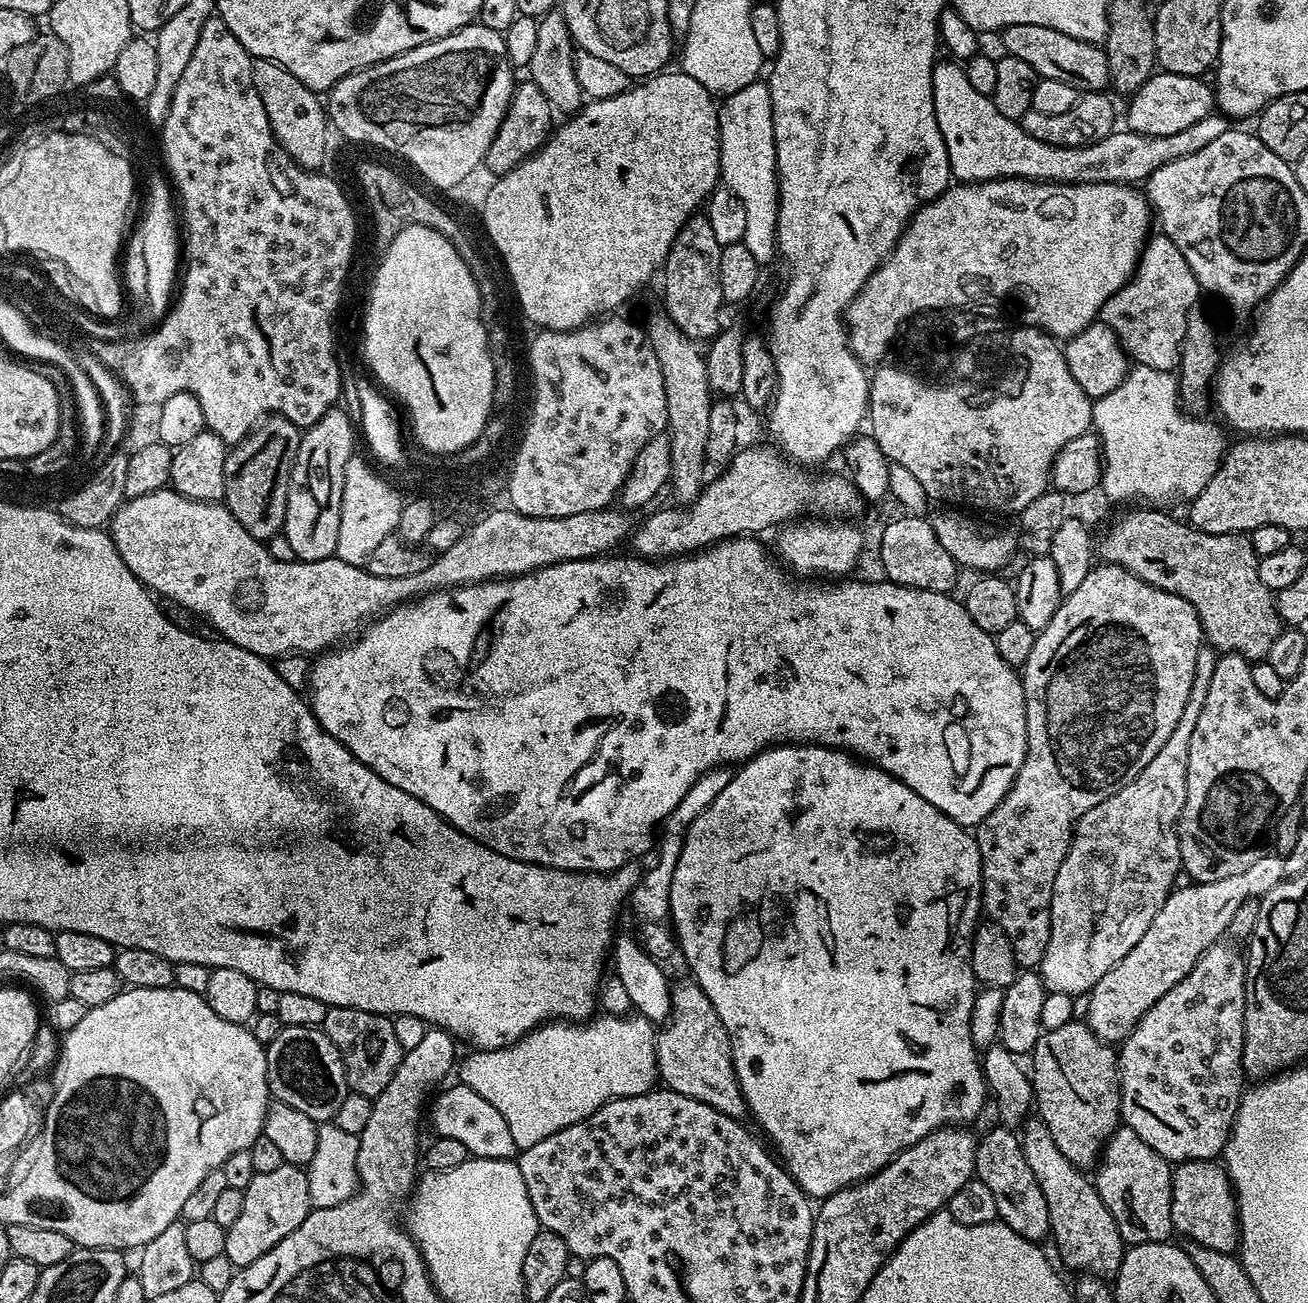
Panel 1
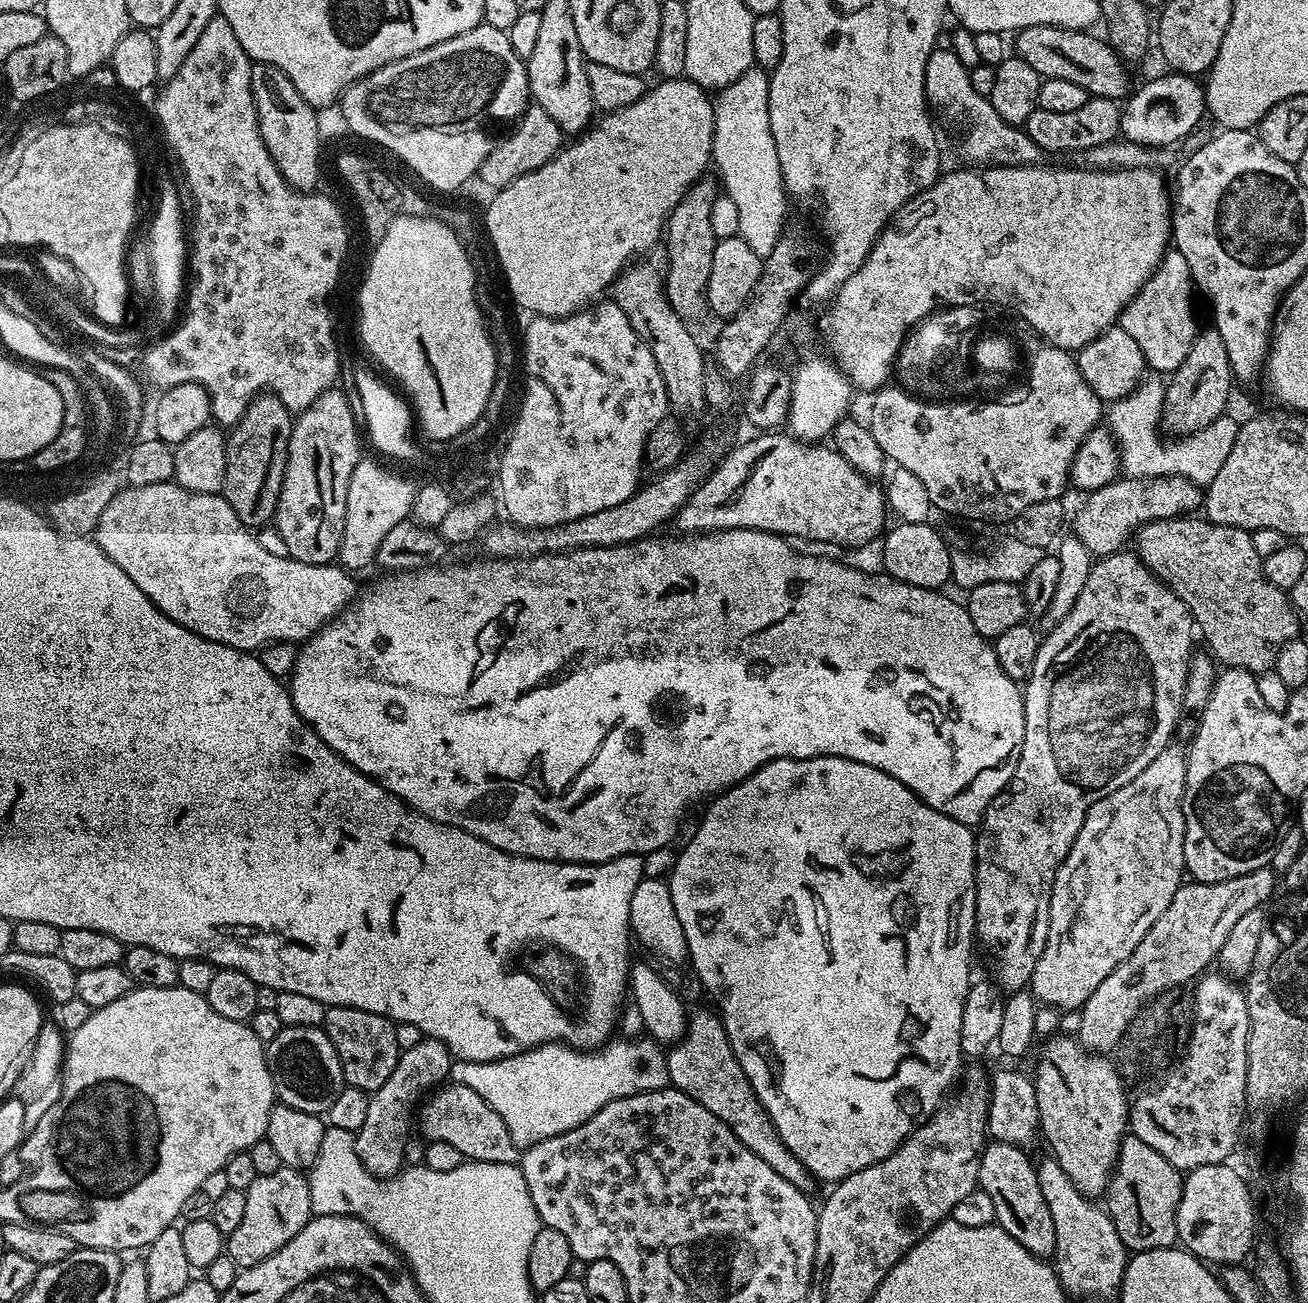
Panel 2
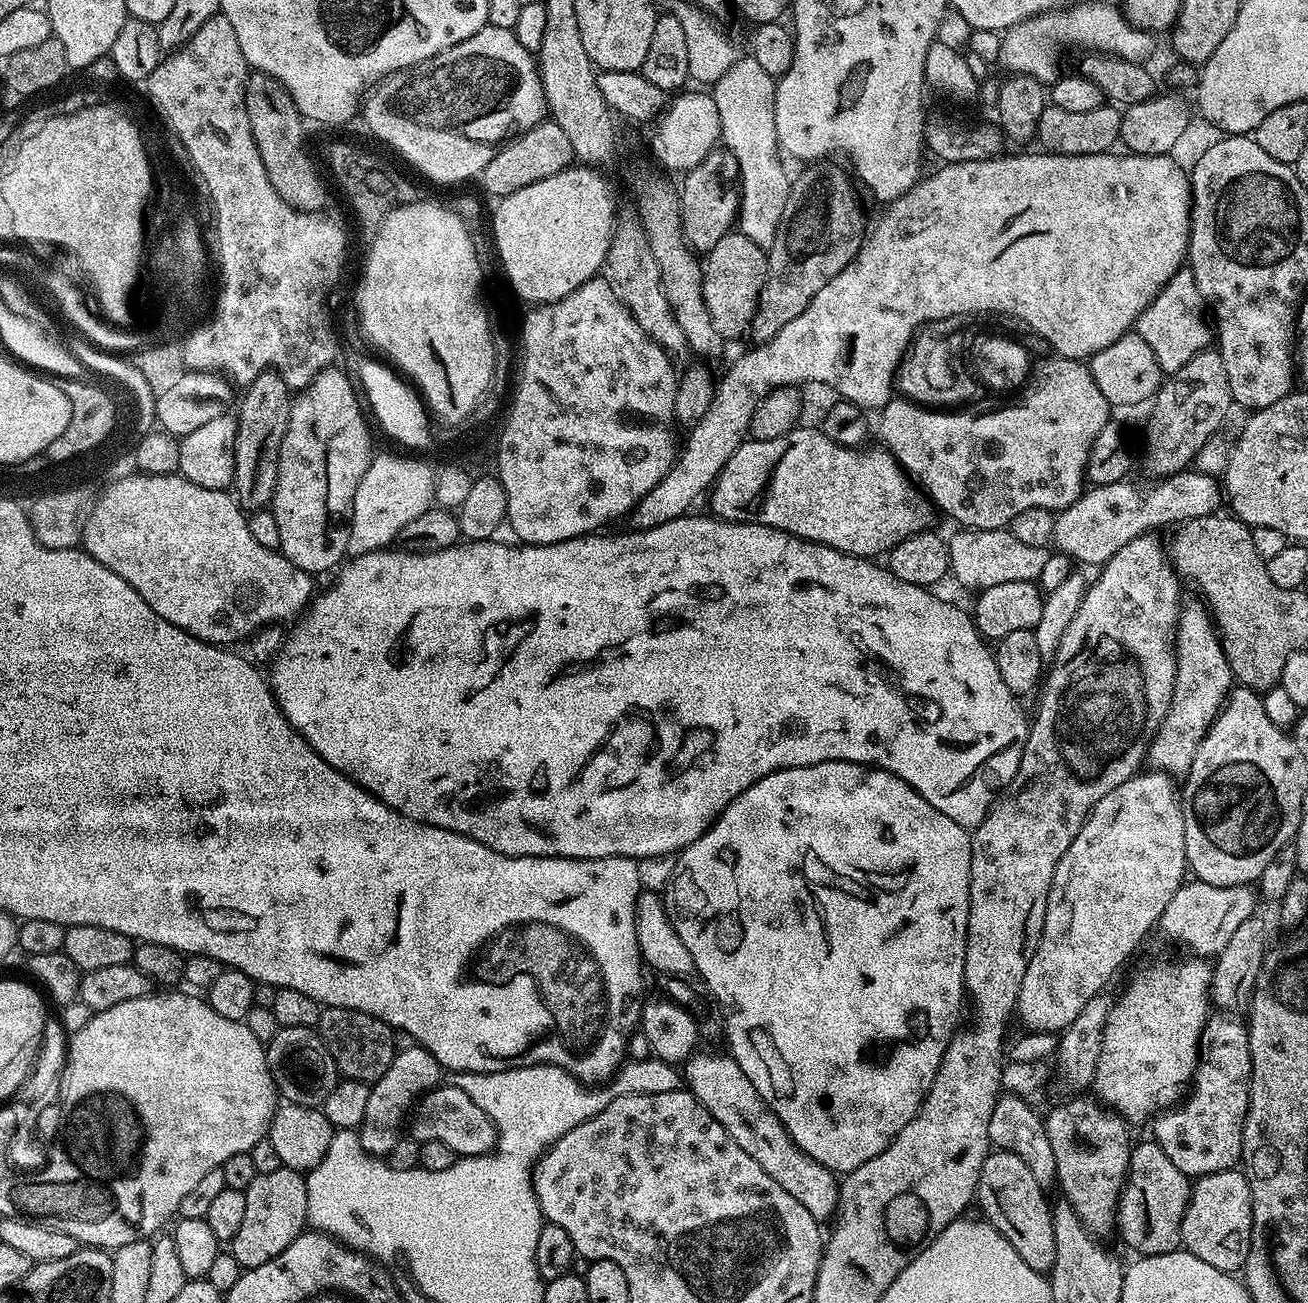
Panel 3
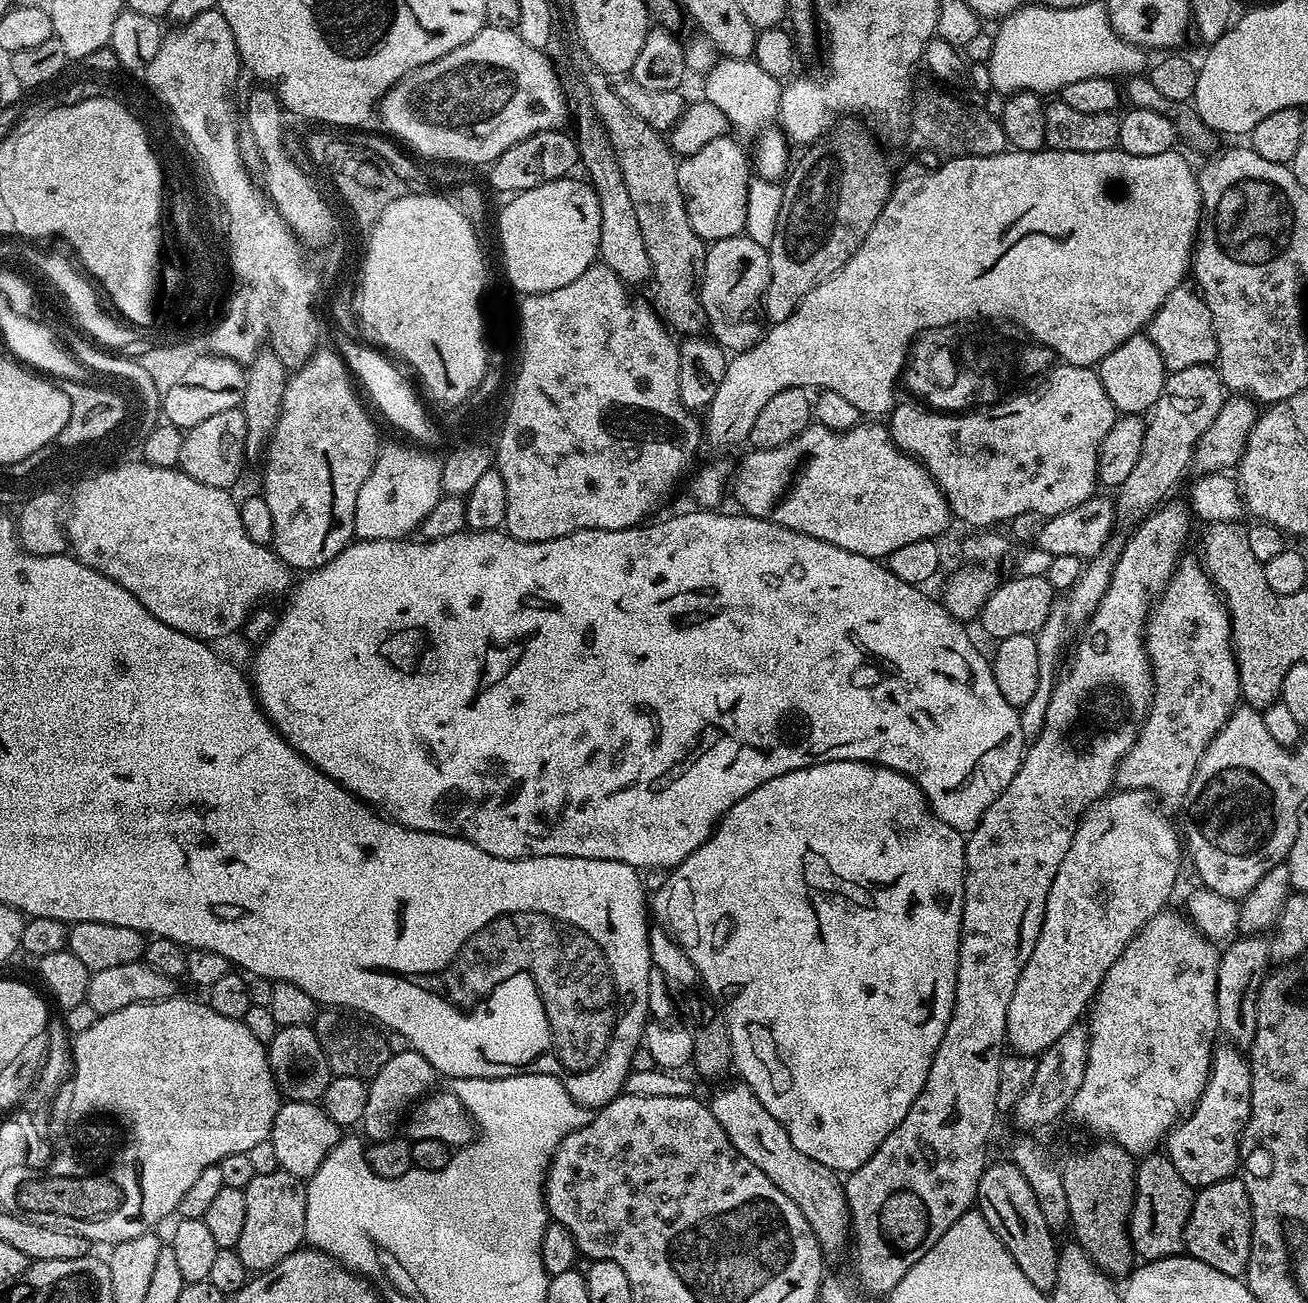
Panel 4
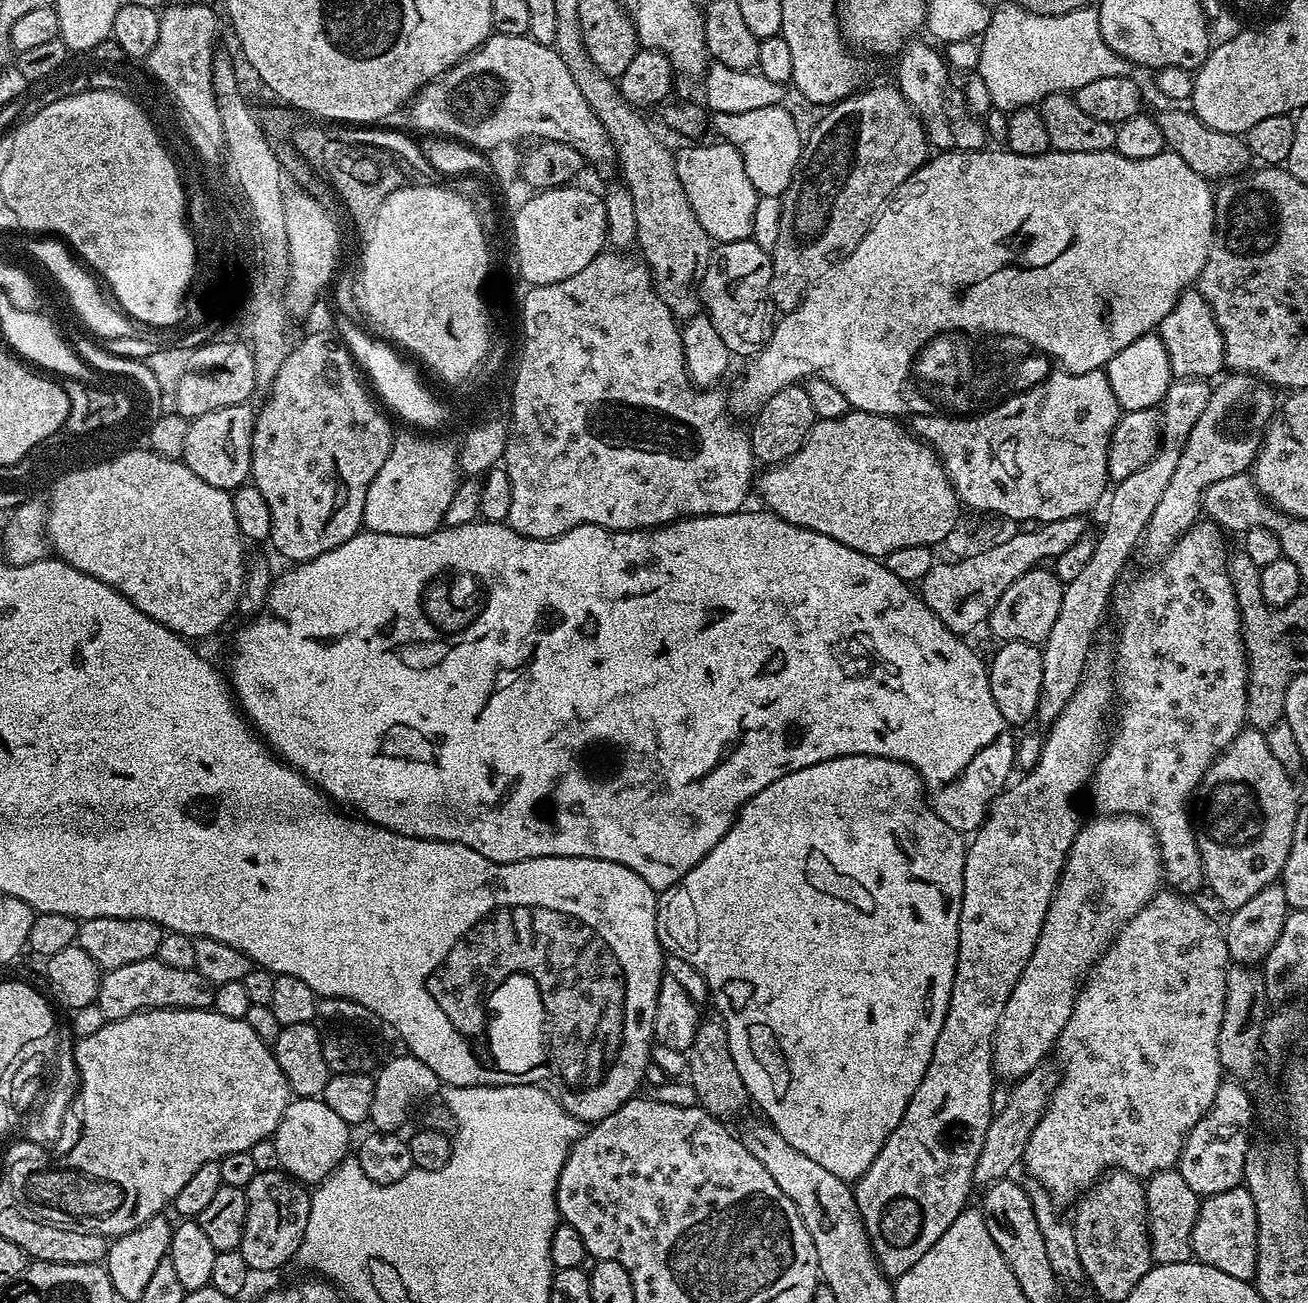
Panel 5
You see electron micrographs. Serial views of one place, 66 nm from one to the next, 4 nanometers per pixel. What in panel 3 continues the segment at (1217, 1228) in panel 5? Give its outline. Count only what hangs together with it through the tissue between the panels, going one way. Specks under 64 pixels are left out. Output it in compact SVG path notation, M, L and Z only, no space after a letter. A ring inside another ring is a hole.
M1229 1170L1199 1177L1192 1184L1188 1205L1180 1223L1183 1251L1202 1258L1202 1262L1229 1274L1241 1271L1250 1250L1252 1233L1252 1199L1243 1171Z

